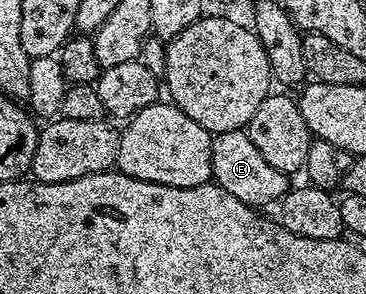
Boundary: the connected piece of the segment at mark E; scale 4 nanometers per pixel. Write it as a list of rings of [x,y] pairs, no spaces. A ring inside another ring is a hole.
[[[244,130],[237,132],[215,132],[210,137],[212,146],[212,180],[220,185],[232,198],[240,198],[249,208],[266,210],[269,206],[277,205],[278,201],[290,191],[291,177],[285,172],[276,170],[276,166],[264,162],[260,150],[252,146],[252,138]]]

